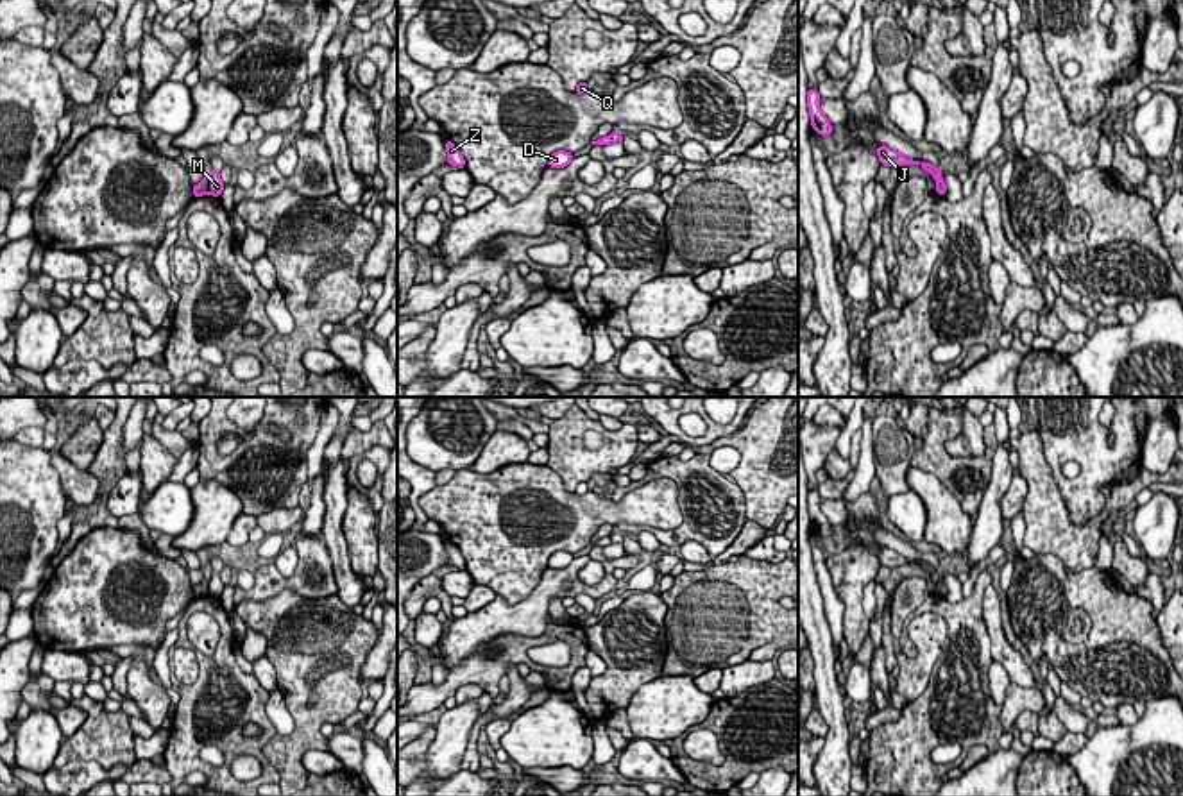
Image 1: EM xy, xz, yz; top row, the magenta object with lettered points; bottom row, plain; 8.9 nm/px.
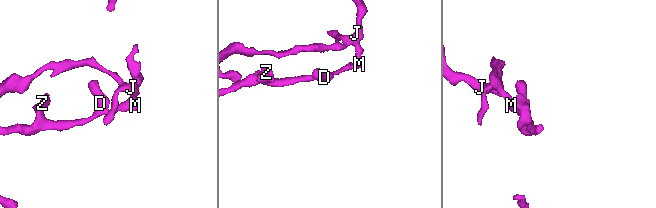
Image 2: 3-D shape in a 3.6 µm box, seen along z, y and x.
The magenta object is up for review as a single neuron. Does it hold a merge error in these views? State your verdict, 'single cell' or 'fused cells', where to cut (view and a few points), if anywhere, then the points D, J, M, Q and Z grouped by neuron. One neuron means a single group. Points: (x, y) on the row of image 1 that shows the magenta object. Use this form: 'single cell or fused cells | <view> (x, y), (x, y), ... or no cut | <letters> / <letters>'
fused cells | xy (208, 174), (206, 192) | D Z / J M Q

